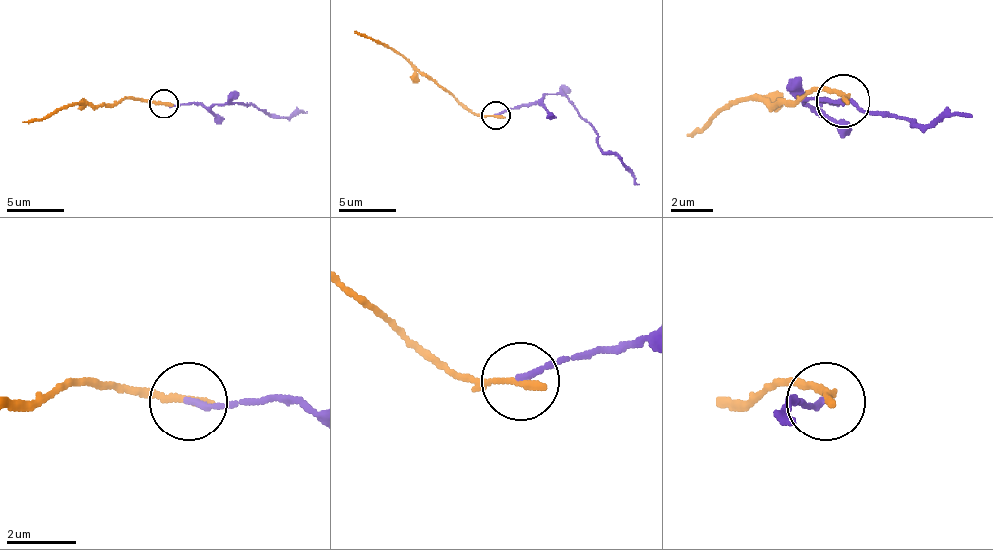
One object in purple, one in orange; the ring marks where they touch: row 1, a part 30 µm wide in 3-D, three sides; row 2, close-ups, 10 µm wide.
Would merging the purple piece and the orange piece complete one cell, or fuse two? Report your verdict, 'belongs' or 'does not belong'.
does not belong

